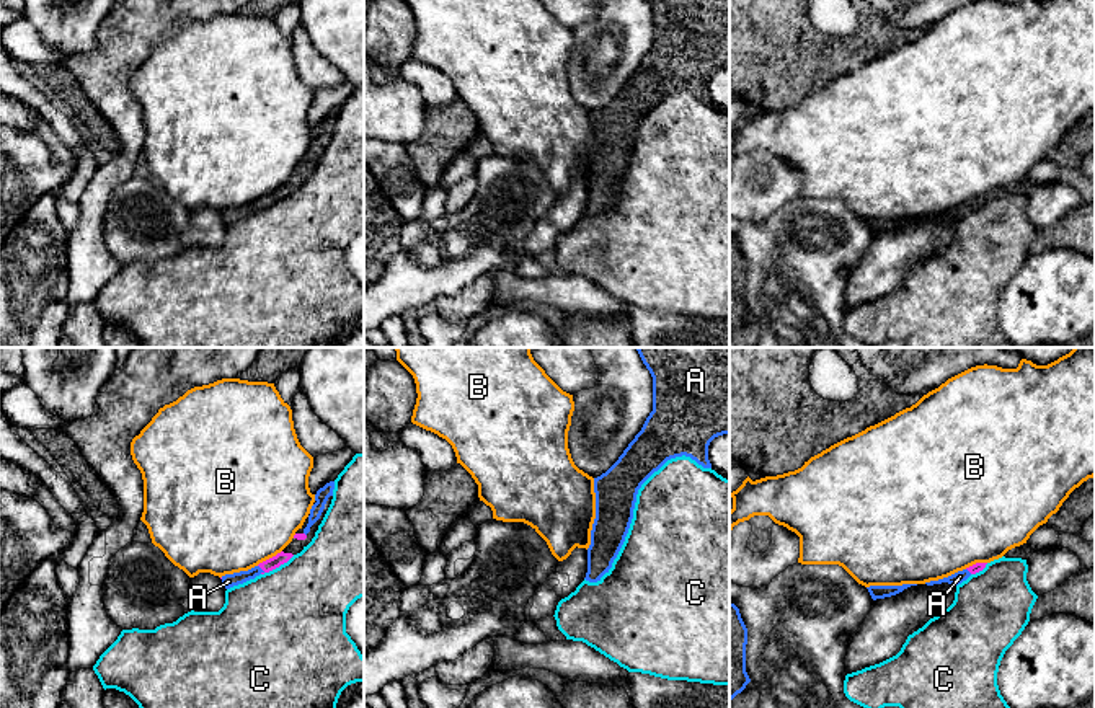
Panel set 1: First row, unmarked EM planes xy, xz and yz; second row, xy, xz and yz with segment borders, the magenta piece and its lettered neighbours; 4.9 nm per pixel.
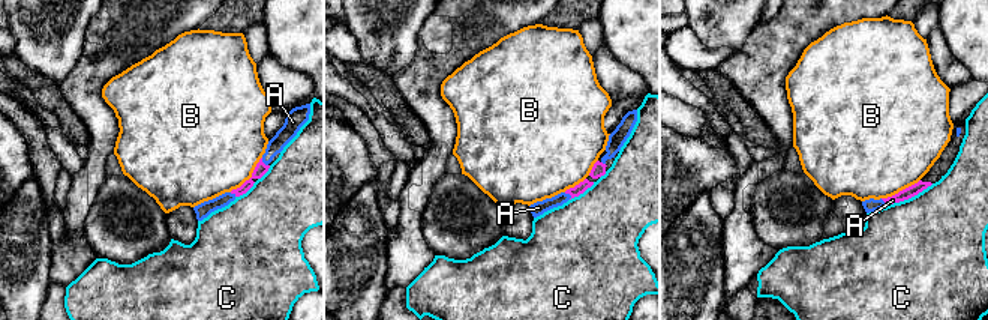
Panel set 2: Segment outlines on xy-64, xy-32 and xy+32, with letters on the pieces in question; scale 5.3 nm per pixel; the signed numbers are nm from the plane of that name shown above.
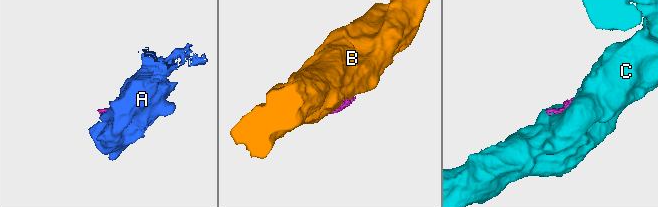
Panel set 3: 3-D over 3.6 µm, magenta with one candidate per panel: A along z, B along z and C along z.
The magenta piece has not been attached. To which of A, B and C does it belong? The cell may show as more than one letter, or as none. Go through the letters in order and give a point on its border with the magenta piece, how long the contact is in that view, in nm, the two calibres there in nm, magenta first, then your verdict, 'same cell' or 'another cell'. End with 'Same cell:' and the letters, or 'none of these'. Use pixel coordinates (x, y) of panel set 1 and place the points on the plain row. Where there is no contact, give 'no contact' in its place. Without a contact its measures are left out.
A: meets magenta in xy at (261, 203); contact 50 nm long; 60 nm thick on the magenta side, 70 nm on the other; same cell
B: meets magenta in xy at (270, 193); contact 150 nm long; 60 nm thick on the magenta side, 500 nm on the other; another cell
C: meets magenta in xy at (278, 201); contact 190 nm long; 60 nm thick on the magenta side, 500 nm on the other; another cell
Same cell: A

